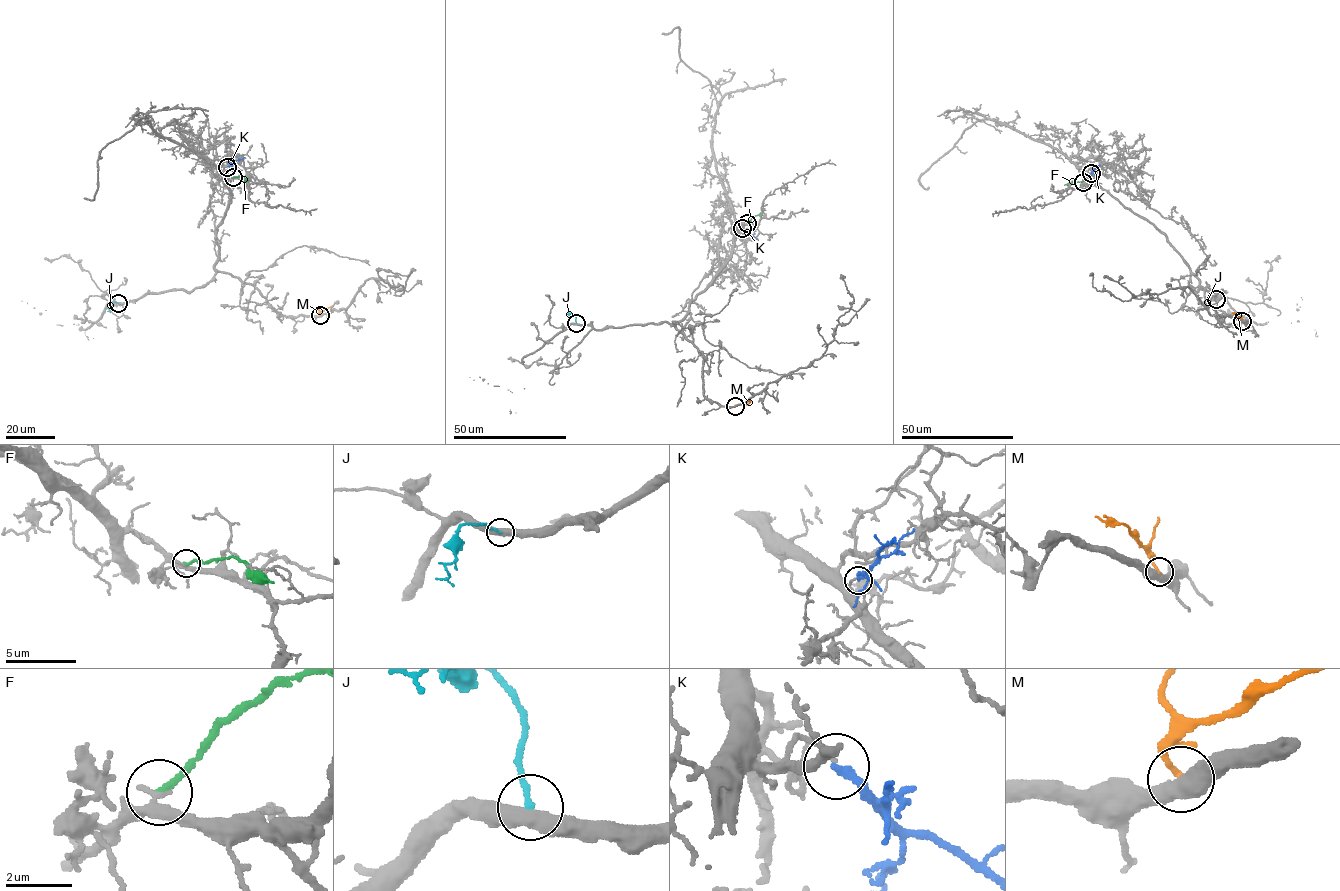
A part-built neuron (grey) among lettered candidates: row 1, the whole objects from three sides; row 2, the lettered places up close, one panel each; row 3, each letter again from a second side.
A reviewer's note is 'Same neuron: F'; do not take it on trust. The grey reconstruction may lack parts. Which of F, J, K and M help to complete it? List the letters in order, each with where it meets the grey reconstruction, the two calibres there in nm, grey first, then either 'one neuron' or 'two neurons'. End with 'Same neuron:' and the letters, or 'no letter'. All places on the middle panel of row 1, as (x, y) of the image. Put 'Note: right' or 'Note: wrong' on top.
Note: wrong
F: contact (747, 223); calibres 280 and 220 nm; two neurons
J: contact (576, 323); calibres 480 and 170 nm; two neurons
K: contact (742, 228); calibres 120 and 240 nm; two neurons
M: contact (735, 406); calibres 480 and 160 nm; two neurons
Same neuron: no letter

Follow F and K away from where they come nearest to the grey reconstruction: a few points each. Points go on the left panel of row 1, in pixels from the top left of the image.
F: (233, 177), (242, 176), (248, 180)
K: (226, 167), (245, 157)

